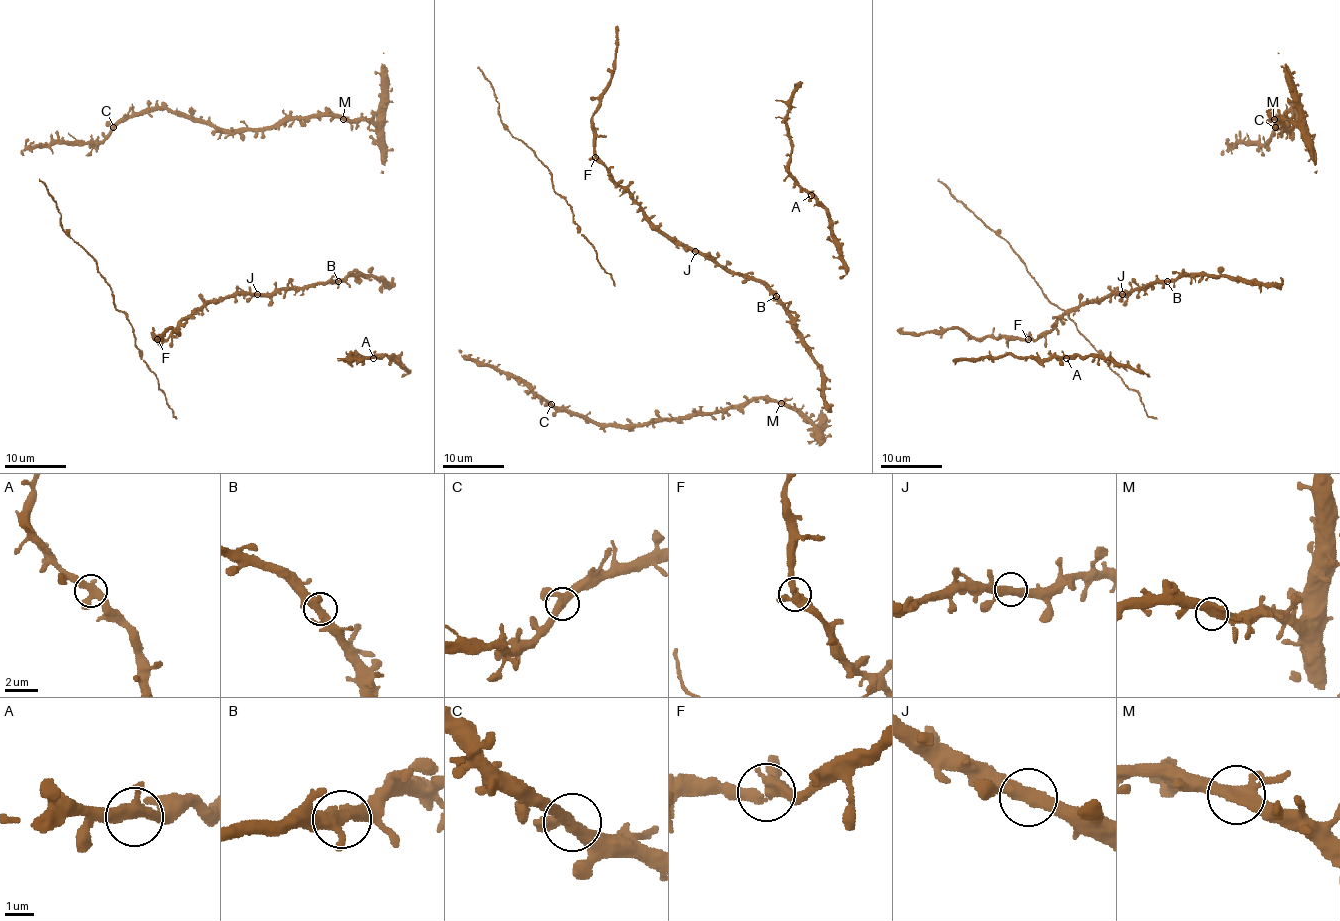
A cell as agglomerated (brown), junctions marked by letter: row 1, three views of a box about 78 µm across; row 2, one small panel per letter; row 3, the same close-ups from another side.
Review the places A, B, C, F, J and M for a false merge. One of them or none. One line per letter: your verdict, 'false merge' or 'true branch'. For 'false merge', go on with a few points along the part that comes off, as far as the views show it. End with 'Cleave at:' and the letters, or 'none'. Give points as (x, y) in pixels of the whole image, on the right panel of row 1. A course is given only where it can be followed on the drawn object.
A: true branch
B: true branch
C: true branch
F: true branch
J: true branch
M: true branch
Cleave at: none

